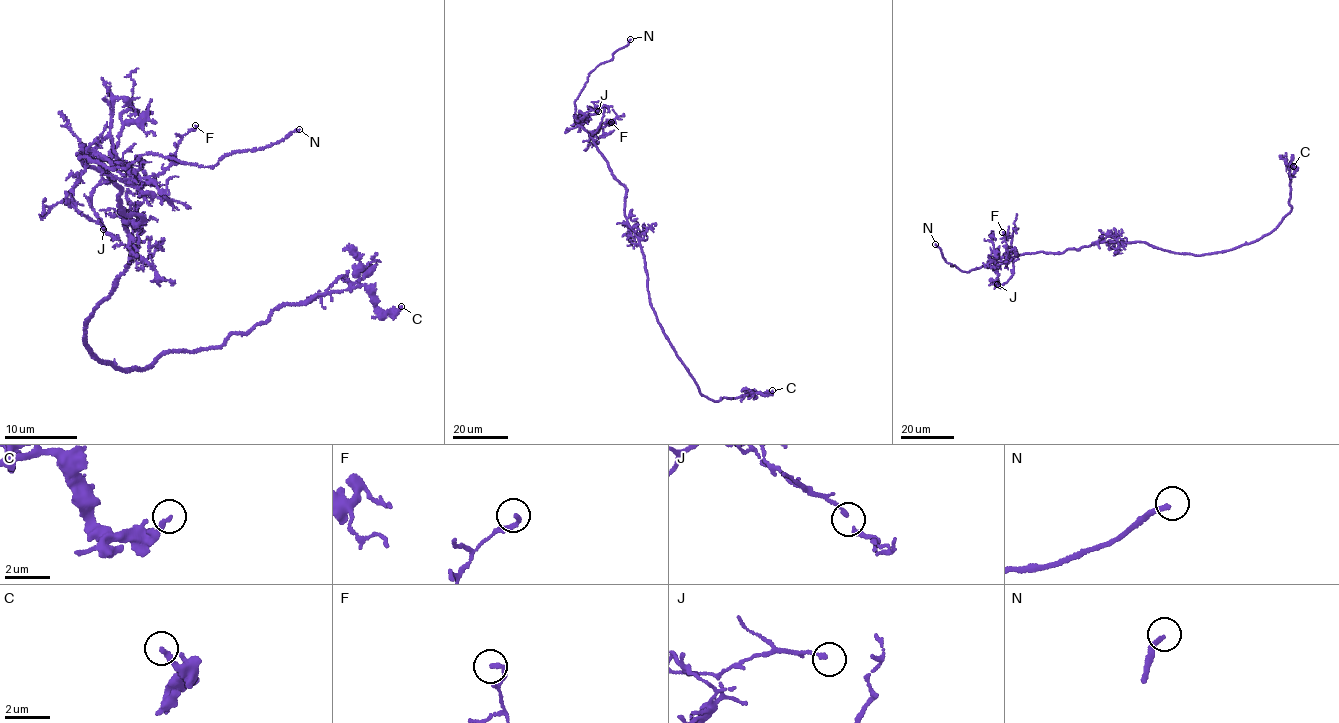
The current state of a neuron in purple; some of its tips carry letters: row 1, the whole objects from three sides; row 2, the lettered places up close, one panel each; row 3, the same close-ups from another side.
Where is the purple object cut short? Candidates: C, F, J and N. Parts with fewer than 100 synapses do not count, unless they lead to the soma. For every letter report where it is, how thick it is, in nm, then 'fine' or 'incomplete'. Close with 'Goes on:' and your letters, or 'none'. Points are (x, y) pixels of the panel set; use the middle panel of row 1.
C: place (772, 390); calibre 180 nm; fine
F: place (611, 122); calibre 190 nm; fine
J: place (598, 111); calibre 160 nm; fine
N: place (630, 39); calibre 200 nm; incomplete
Goes on: N

